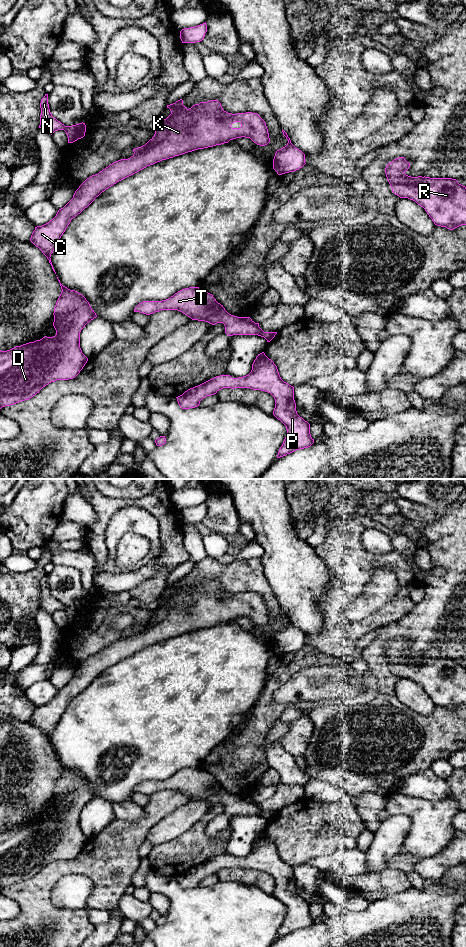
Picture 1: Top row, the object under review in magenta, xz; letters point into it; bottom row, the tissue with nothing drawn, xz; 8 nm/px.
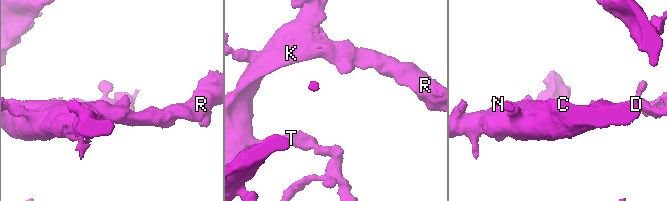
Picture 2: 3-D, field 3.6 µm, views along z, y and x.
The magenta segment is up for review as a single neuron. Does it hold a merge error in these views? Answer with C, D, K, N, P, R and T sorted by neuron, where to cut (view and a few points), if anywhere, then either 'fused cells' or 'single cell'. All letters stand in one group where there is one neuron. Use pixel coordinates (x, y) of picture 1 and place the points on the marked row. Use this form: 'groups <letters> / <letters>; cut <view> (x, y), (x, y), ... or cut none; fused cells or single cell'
groups C D K N P R T; cut none; single cell

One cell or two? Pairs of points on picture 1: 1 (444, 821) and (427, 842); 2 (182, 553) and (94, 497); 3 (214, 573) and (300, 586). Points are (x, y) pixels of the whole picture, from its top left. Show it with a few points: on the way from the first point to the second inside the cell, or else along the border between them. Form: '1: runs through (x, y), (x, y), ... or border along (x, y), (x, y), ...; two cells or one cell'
1: runs through (439, 826), (428, 837); one cell
2: runs through (170, 527), (170, 523), (149, 502), (120, 503); one cell
3: border along (261, 558), (263, 573), (268, 581); two cells

